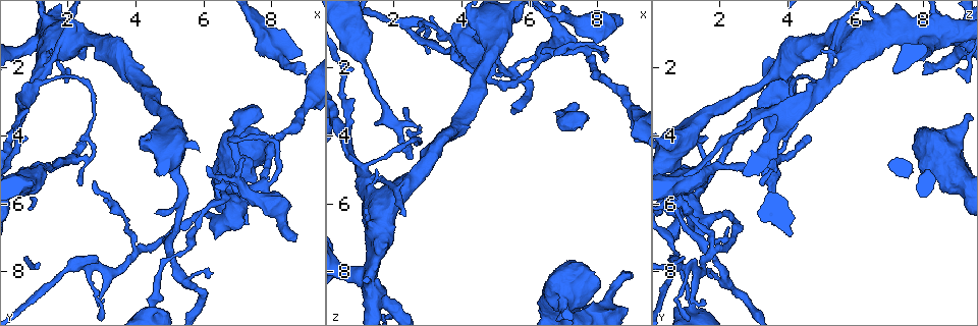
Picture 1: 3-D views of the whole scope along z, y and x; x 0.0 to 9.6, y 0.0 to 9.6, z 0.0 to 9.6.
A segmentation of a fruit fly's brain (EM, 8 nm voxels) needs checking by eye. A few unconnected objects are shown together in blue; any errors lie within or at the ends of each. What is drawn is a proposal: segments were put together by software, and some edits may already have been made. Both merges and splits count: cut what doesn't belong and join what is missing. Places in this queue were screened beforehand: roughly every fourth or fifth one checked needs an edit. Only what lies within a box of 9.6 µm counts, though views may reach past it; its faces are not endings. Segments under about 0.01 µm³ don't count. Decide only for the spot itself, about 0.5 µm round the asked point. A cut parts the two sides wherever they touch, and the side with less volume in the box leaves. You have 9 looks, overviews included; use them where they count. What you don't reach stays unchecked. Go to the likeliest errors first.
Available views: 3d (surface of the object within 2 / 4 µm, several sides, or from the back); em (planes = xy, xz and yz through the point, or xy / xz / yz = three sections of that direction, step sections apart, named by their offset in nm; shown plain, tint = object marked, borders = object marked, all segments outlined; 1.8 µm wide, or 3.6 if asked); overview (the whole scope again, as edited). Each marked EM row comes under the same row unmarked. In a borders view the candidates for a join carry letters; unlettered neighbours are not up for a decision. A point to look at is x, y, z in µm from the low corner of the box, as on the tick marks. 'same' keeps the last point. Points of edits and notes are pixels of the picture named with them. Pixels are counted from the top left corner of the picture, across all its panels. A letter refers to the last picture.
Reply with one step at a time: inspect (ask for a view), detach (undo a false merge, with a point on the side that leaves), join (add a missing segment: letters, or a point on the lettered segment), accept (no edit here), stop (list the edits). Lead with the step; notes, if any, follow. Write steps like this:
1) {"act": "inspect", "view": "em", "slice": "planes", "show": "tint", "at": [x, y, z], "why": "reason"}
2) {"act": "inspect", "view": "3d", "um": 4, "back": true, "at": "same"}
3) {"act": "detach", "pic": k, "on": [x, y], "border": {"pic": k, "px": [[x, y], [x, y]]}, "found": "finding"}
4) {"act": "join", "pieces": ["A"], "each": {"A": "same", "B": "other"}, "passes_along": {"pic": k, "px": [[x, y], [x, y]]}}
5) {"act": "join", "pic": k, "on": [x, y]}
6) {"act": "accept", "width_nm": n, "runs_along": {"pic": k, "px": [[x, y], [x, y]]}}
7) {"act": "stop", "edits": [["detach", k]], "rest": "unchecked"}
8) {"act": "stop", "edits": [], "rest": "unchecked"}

{"act": "inspect", "view": "3d", "um": 4, "at": [2.25, 4.65, 3.65], "why": "abrupt turn"}

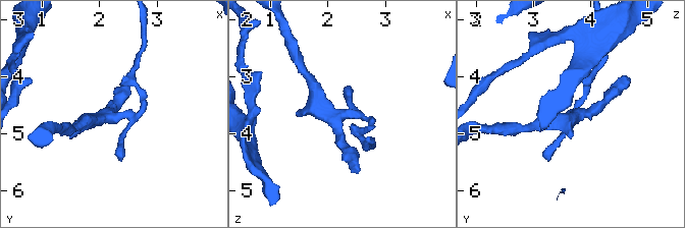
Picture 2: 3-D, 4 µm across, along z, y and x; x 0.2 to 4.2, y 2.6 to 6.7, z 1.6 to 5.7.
{"act": "inspect", "view": "em", "slice": "yz", "step": 8, "show": "tint", "at": [2.30, 4.70, 3.65], "why": "now the EM"}

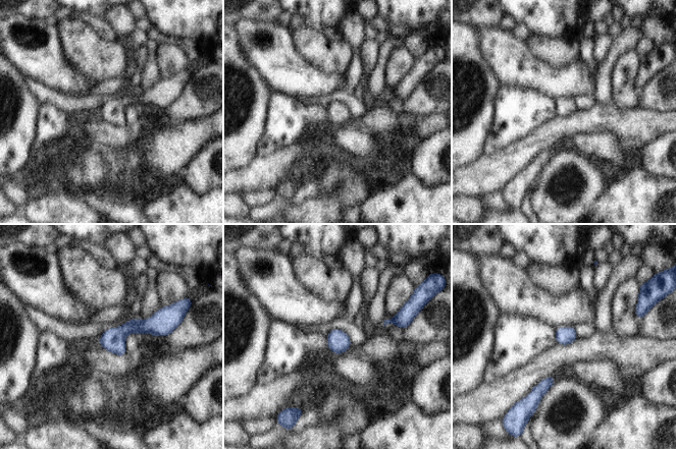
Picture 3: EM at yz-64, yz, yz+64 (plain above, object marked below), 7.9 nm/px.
{"act": "inspect", "view": "em", "slice": "planes", "show": "borders", "at": "same"}

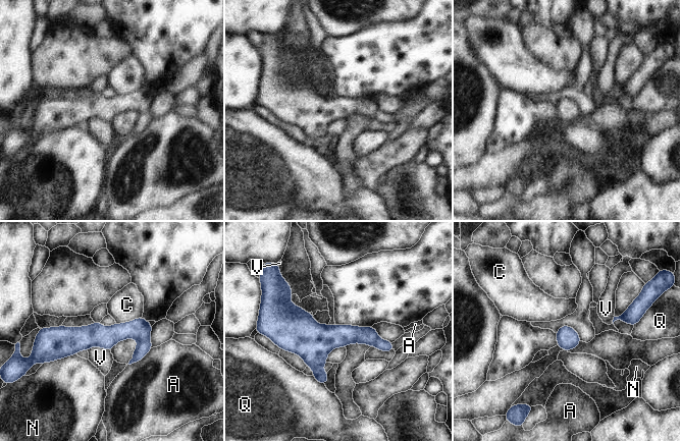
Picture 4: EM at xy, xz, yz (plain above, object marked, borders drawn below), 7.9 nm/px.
{"act": "detach", "pic": 4, "on": [140, 329], "width_nm": 170, "each": {"A": "other", "C": "other", "N": "other", "Q": "other", "V": "other"}, "found": "a second neuron is stuck on"}

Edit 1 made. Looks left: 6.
{"act": "inspect", "view": "em", "slice": "planes", "show": "borders", "at": [7.55, 3.25, 3.80], "why": "free end"}

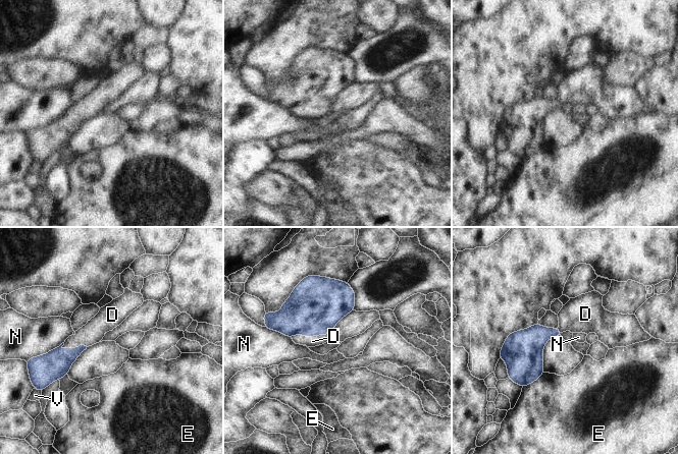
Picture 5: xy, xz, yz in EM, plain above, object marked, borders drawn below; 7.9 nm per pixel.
{"act": "join", "pieces": ["D"], "each": {"D": "same", "E": "other", "N": "other", "V": "other"}, "found": "the neuron continues"}

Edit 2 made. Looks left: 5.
{"act": "inspect", "view": "em", "slice": "xz", "step": 8, "show": "borders", "at": [7.30, 6.55, 3.50], "why": "an open end"}

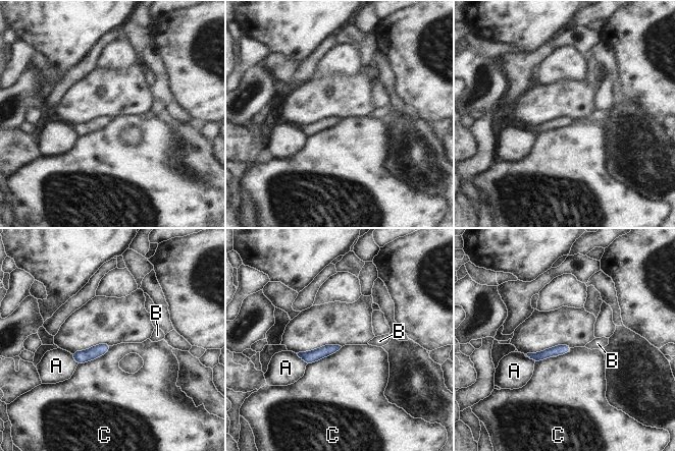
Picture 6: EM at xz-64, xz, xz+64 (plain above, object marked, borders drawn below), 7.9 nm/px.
{"act": "inspect", "view": "em", "slice": "yz", "step": 8, "show": "borders", "at": "same", "why": "cut it another way"}

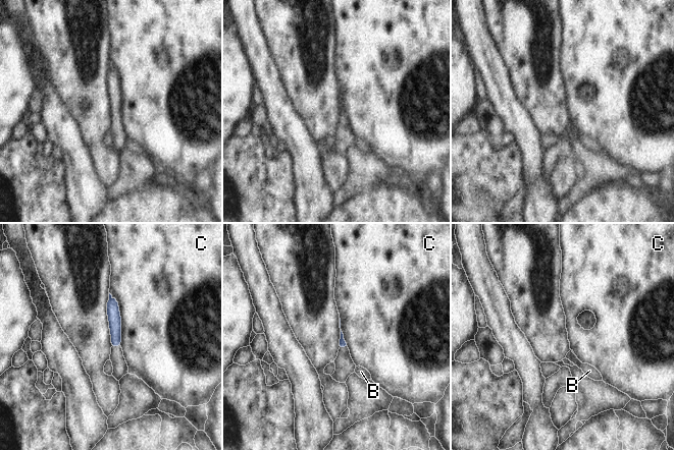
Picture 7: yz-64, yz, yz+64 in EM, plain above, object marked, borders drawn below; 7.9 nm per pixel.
{"act": "accept", "each": {"B": "other", "C": "other"}, "found": "no lettered segment goes on from it"}

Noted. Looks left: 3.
{"act": "inspect", "view": "3d", "um": 4, "at": [2.05, 0.90, 5.65], "why": "sudden change in width"}

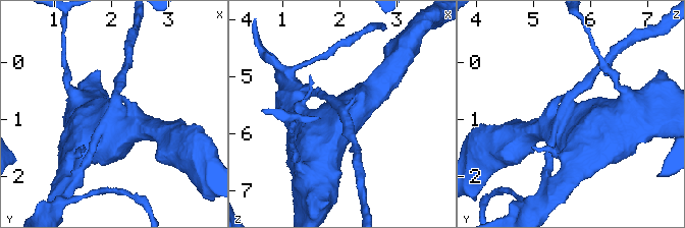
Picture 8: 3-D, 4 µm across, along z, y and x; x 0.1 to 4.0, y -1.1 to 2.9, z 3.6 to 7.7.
{"act": "inspect", "view": "em", "um": 3.6, "slice": "planes", "show": "borders", "at": [2.05, 0.90, 5.70], "why": "need the tissue"}

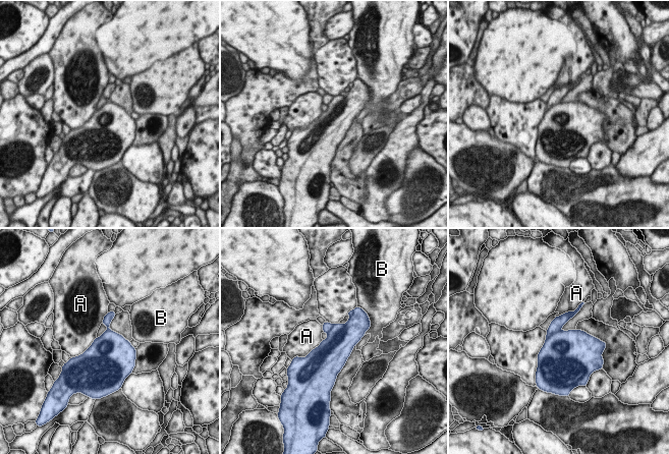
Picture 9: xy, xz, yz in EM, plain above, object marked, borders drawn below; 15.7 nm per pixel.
{"act": "detach", "pic": 9, "on": [556, 325], "each": {"A": "other", "B": "other"}, "border": {"pic": 9, "px": [[560, 331], [553, 332], [546, 340]]}, "found": "a second neuron is stuck on"}

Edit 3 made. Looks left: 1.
{"act": "stop", "edits": [["detach", 4], ["join", 5], ["detach", 9]], "rest": "unchecked"}

